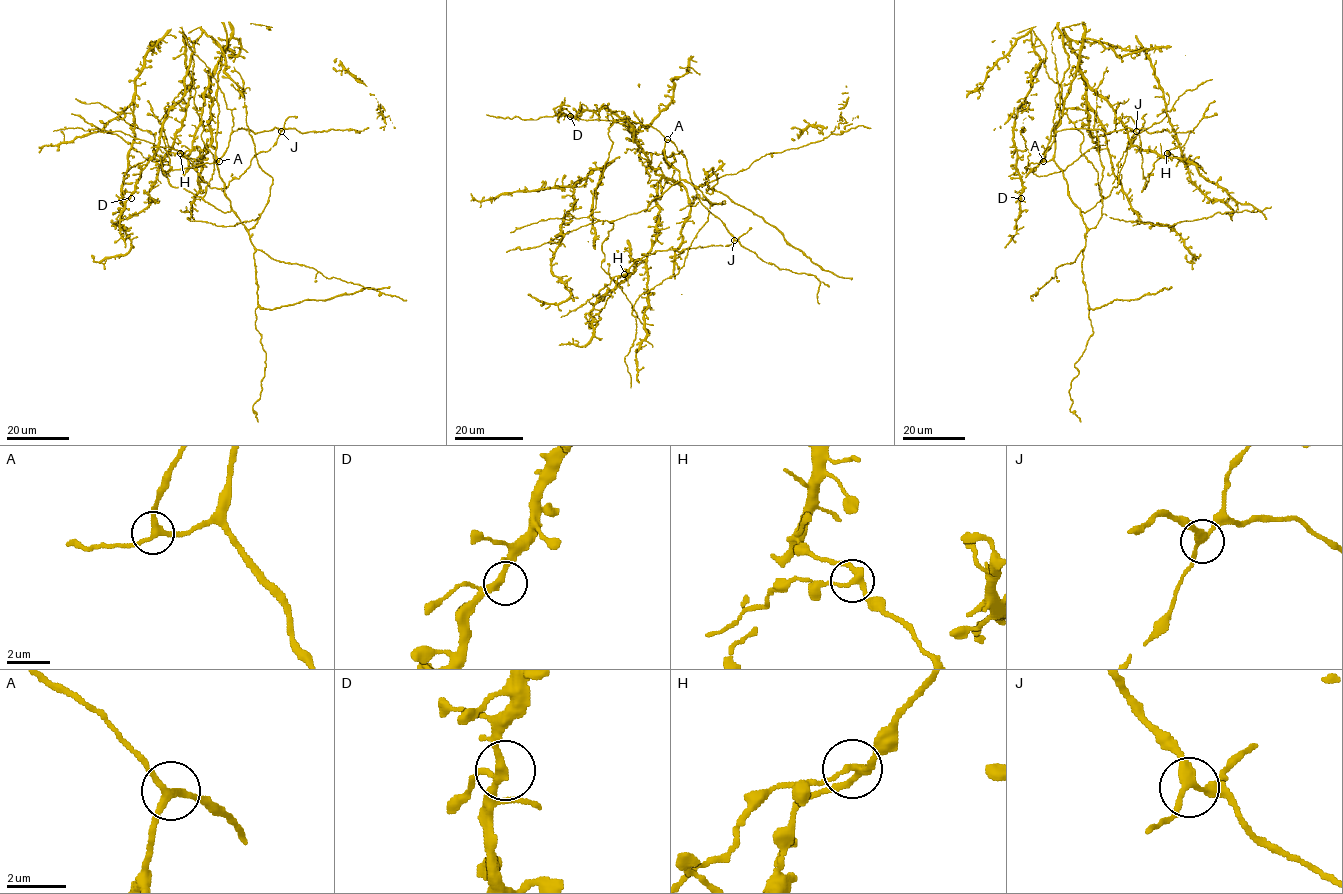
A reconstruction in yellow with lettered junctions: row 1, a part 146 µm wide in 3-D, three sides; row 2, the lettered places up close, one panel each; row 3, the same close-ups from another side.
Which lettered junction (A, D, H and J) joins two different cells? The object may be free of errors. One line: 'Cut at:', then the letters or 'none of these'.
Cut at: H

